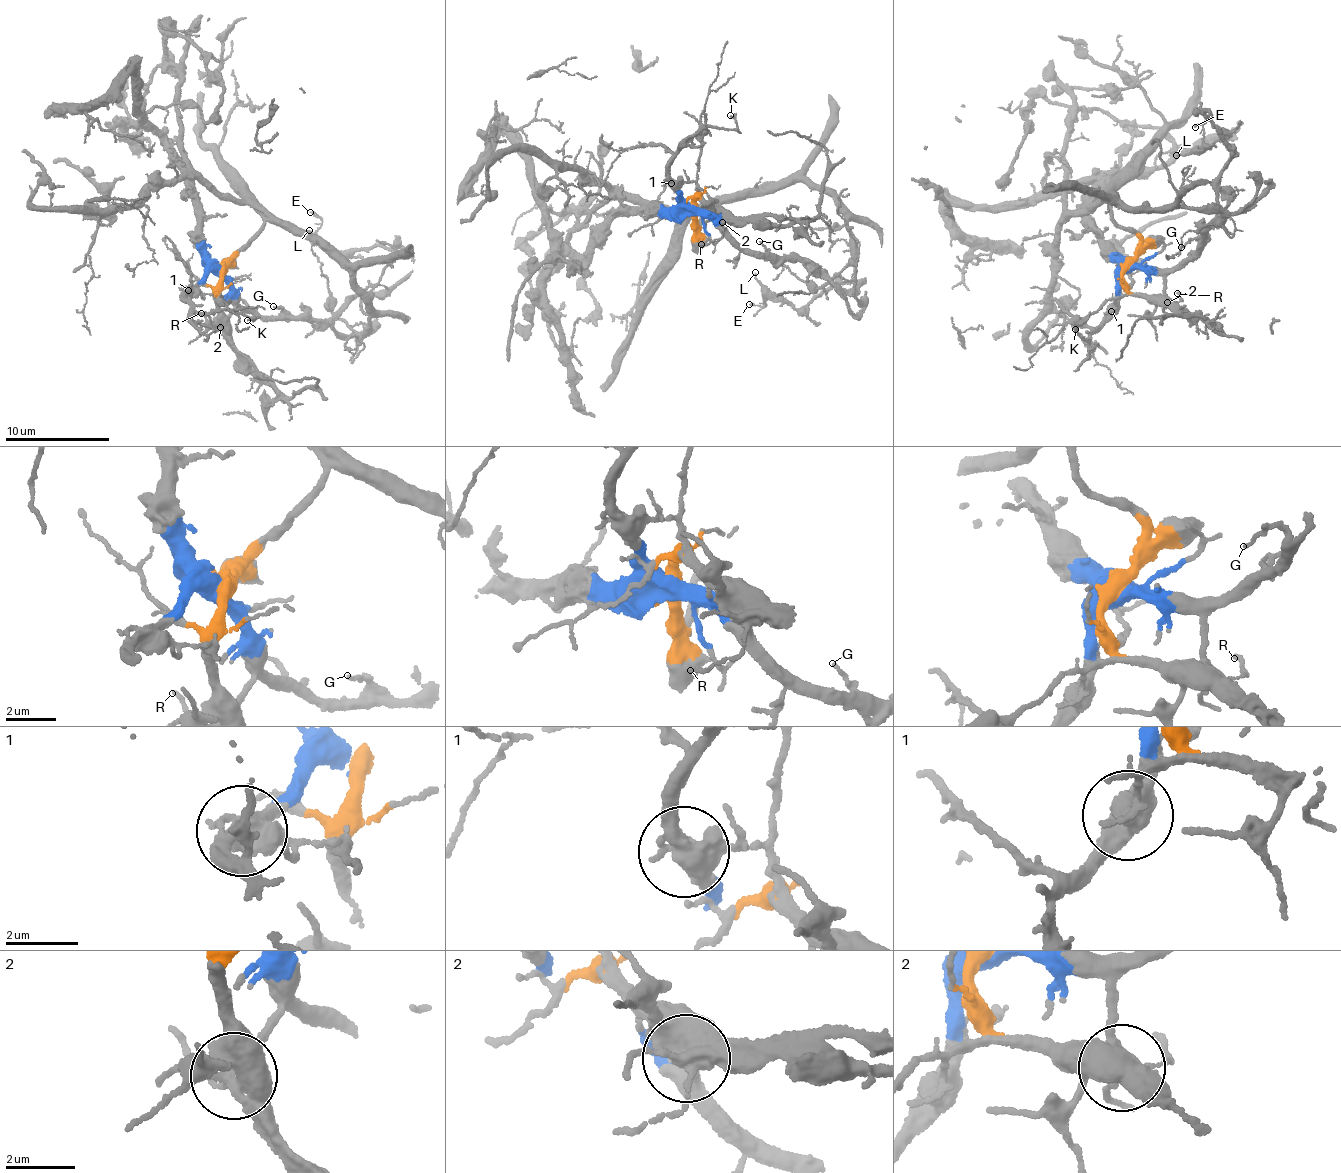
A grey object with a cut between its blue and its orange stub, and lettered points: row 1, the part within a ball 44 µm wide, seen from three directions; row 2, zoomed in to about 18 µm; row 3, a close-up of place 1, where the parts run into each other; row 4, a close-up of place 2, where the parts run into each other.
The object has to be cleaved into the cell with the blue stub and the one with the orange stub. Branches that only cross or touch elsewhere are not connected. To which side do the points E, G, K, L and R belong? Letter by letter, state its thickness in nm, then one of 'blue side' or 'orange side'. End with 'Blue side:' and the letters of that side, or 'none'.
E: 120 nm thick; blue side
G: 140 nm thick; blue side
K: 170 nm thick; blue side
L: 110 nm thick; blue side
R: 140 nm thick; orange side
Blue side: E, G, K, L

